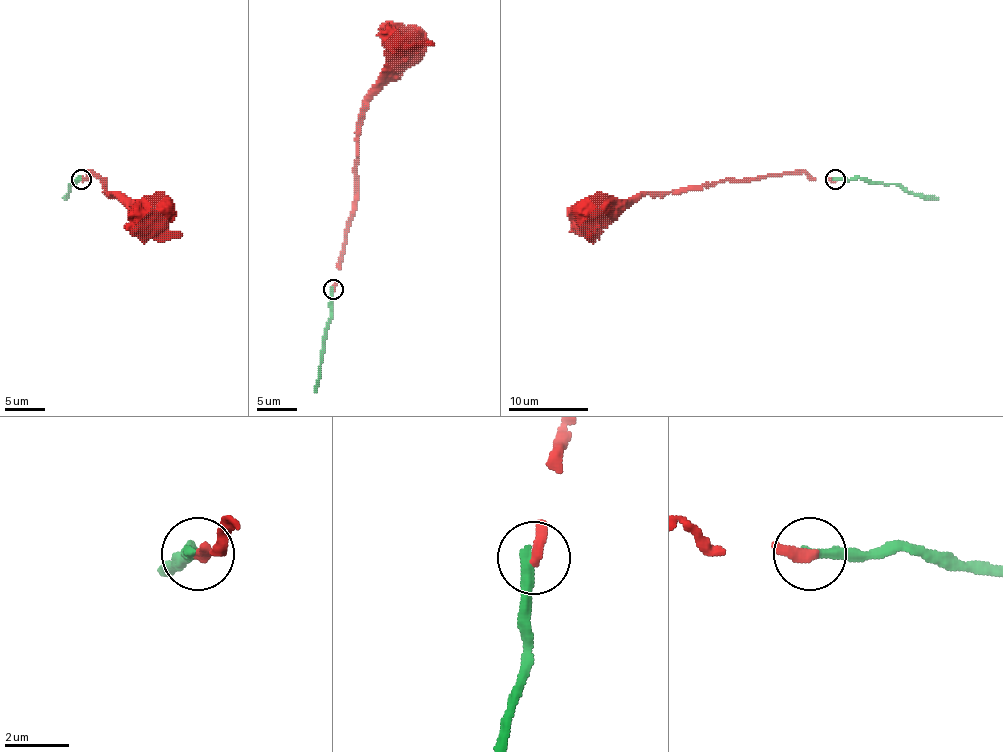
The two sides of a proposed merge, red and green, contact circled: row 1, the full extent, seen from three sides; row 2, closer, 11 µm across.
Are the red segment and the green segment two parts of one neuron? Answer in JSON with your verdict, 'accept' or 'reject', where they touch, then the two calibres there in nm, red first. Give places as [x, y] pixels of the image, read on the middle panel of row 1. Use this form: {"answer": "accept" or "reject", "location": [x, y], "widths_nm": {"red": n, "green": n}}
{"answer": "reject", "location": [333, 289], "widths_nm": {"red": 360, "green": 360}}

